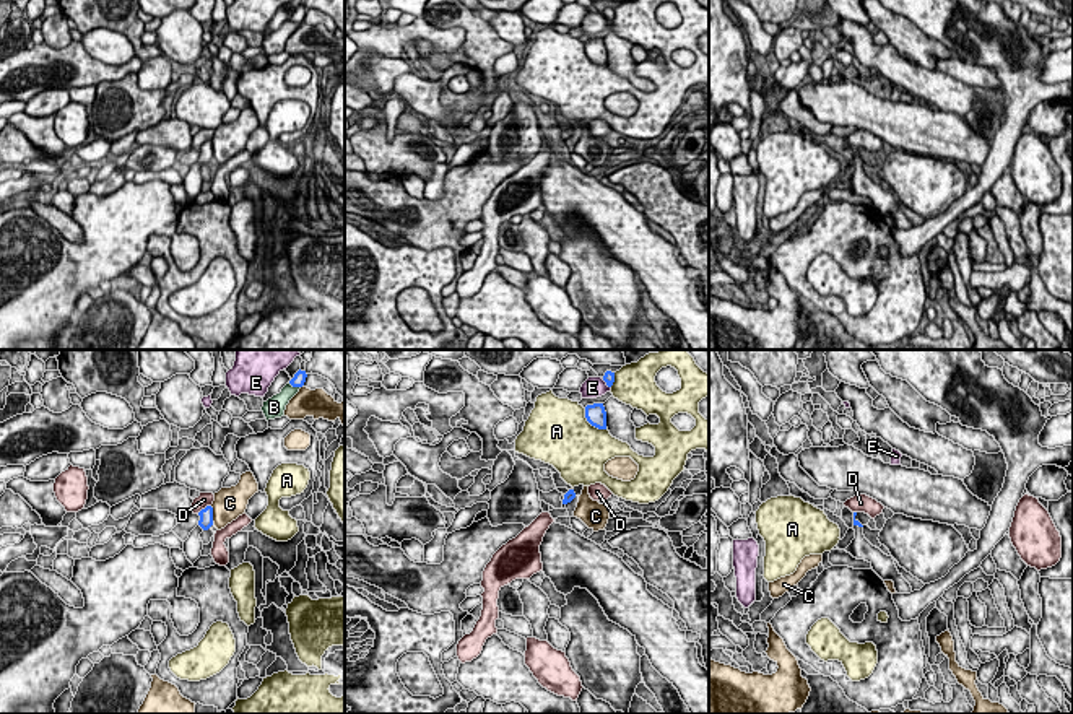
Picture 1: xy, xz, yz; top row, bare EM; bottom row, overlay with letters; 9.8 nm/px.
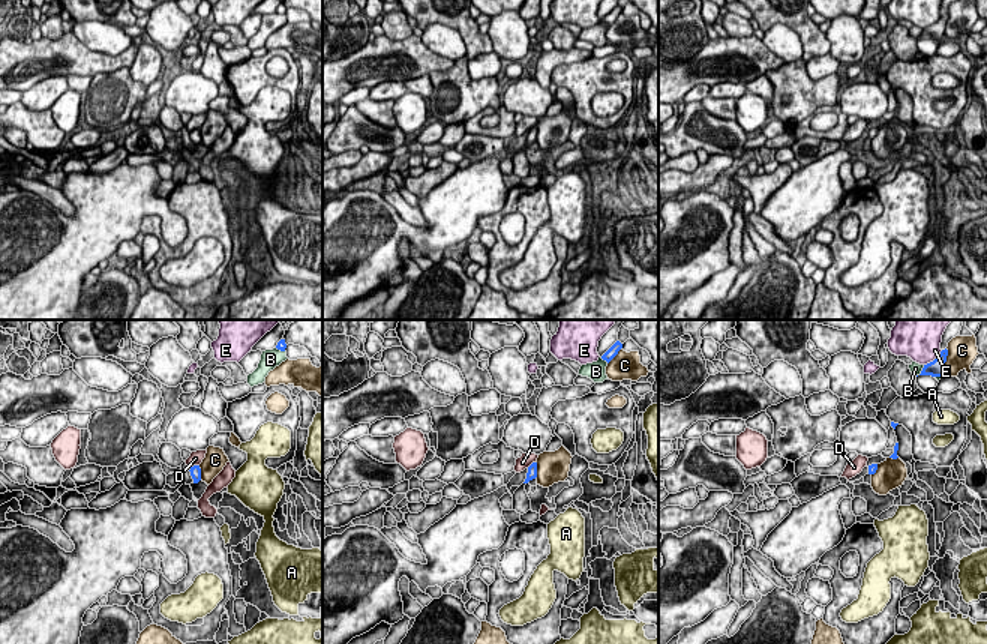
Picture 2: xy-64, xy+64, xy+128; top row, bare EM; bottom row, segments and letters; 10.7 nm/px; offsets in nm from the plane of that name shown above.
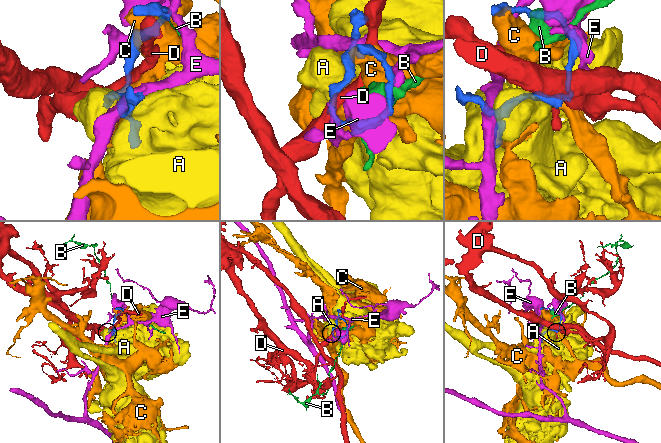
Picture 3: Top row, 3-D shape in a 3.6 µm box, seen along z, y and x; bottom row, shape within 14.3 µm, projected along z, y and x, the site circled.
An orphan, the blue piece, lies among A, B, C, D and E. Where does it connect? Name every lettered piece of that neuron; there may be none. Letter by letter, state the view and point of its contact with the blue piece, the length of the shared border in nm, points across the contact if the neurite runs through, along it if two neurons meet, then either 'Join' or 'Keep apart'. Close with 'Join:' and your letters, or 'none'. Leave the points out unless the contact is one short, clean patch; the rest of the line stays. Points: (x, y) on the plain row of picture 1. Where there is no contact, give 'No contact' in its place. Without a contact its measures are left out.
A: Touches blue at xz (592, 60). Shared border 320 nm. Keep apart
B: Touches blue at xy (295, 21). Shared border 140 nm. Keep apart
C: Touches blue at xy (212, 150). Shared border 160 nm. Keep apart
D: Touches blue at xy (205, 143). Shared border 170 nm. Boundary: xy (210, 140), (197, 148). Keep apart
E: Touches blue at xz (607, 20). Shared border 130 nm. Keep apart
Join: none

